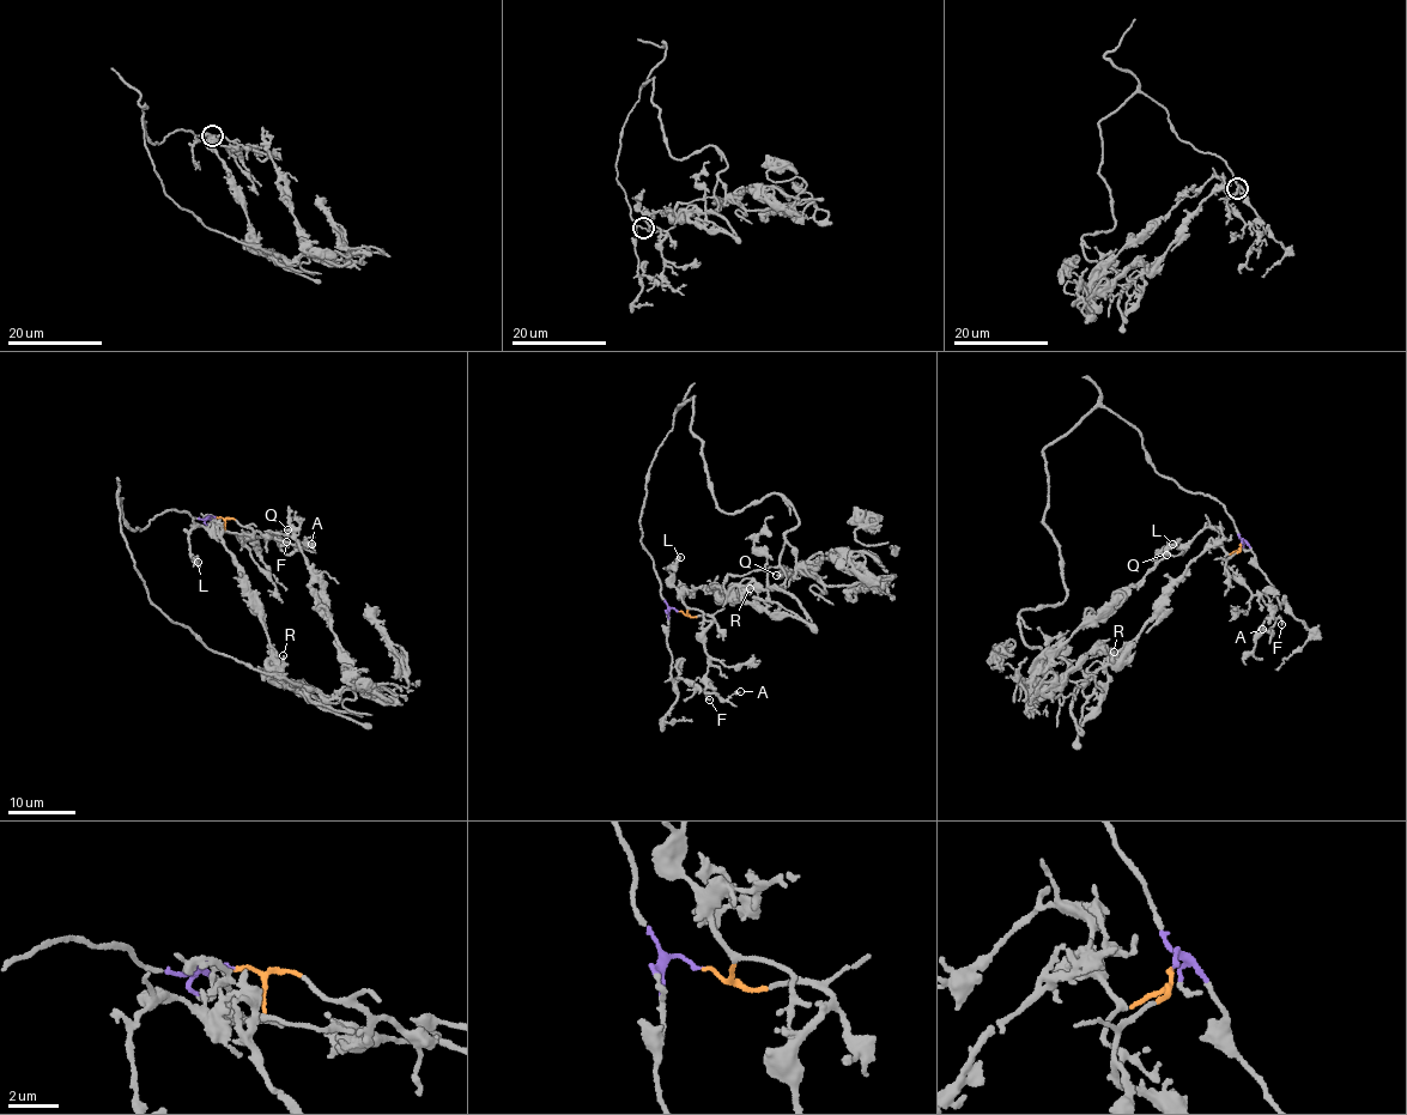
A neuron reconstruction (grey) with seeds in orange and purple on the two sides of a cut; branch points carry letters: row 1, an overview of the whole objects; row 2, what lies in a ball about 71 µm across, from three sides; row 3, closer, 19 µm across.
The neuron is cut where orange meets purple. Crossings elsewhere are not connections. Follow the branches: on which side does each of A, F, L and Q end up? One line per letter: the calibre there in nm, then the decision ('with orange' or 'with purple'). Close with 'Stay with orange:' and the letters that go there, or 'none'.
A: 200 nm | with orange
F: 140 nm | with orange
L: 140 nm | with orange
Q: 140 nm | with purple
Stay with orange: A, F, L

